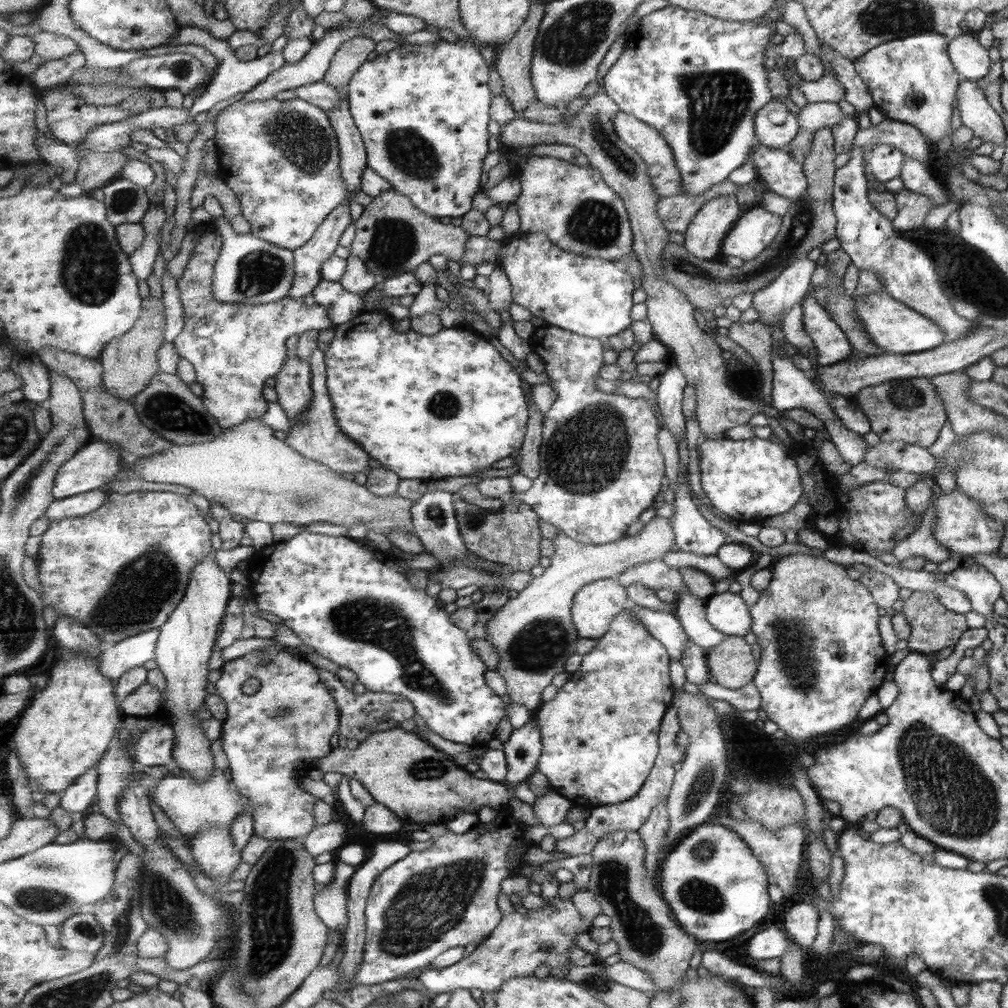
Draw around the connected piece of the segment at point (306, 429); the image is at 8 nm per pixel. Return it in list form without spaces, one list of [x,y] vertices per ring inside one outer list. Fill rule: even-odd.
[[[317,350],[317,352],[311,355],[309,360],[312,366],[312,389],[313,398],[311,399],[308,409],[298,418],[298,421],[293,422],[293,426],[290,431],[287,432],[285,441],[291,447],[294,448],[299,454],[316,460],[325,466],[331,468],[338,473],[350,472],[353,475],[359,474],[359,472],[370,472],[371,468],[371,455],[363,450],[360,444],[357,444],[350,436],[347,436],[344,432],[341,432],[337,417],[335,416],[335,407],[331,400],[331,395],[327,386],[328,383],[328,368],[326,363],[326,354]]]

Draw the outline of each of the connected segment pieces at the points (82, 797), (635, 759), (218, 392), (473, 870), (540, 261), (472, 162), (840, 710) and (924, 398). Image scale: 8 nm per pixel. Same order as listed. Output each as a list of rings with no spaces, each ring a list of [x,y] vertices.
[[[91,767],[81,776],[77,782],[71,784],[71,788],[64,791],[62,806],[72,813],[85,812],[91,808],[91,804],[97,801],[100,774],[98,767]]]
[[[627,608],[612,622],[611,631],[607,632],[600,640],[596,640],[596,647],[585,655],[581,670],[572,673],[571,680],[559,689],[557,698],[551,702],[544,703],[537,718],[540,722],[540,729],[543,735],[544,753],[539,763],[539,772],[542,772],[549,779],[551,789],[561,796],[567,797],[575,807],[594,808],[607,805],[625,803],[635,798],[638,792],[643,789],[651,774],[655,757],[658,754],[658,732],[659,723],[666,710],[671,706],[676,690],[673,688],[669,678],[670,657],[663,646],[655,639],[651,639],[649,631],[638,621],[632,618],[630,608]]]
[[[211,220],[204,234],[197,230],[198,240],[193,258],[189,261],[185,274],[178,280],[185,310],[185,326],[174,341],[175,350],[181,357],[188,360],[197,376],[197,382],[203,386],[201,395],[206,407],[217,417],[224,429],[239,426],[252,418],[261,418],[269,408],[269,403],[263,398],[263,388],[267,378],[275,378],[284,367],[287,356],[287,340],[295,334],[302,335],[308,330],[327,330],[334,326],[330,312],[321,304],[307,306],[304,300],[285,297],[281,300],[261,304],[261,306],[235,306],[216,299],[214,293],[214,278],[216,264],[222,255],[224,238]]]
[[[502,808],[498,813],[495,820],[480,823],[465,834],[455,834],[447,829],[428,849],[411,851],[409,856],[377,878],[365,909],[367,938],[363,962],[353,980],[355,987],[389,983],[426,971],[446,950],[465,947],[473,942],[478,947],[490,937],[504,915],[498,898],[502,893],[501,882],[510,876],[508,858],[511,854],[519,855],[523,861],[523,854],[531,847],[525,838],[525,832],[531,826],[513,816],[510,808]]]
[[[544,232],[519,233],[504,240],[500,252],[500,266],[508,274],[513,290],[513,299],[517,305],[526,308],[532,315],[541,318],[546,324],[596,339],[605,339],[623,332],[632,326],[636,319],[632,308],[635,277],[625,269],[619,268],[616,261],[602,258],[584,257],[566,251],[556,245]]]
[[[458,39],[457,42],[439,40],[435,44],[425,44],[425,46],[403,43],[398,45],[393,52],[378,55],[376,59],[363,64],[355,76],[353,76],[347,88],[350,110],[366,144],[368,166],[391,183],[394,186],[394,190],[410,198],[413,204],[425,214],[436,218],[441,216],[448,216],[450,218],[465,216],[473,208],[475,196],[482,192],[481,172],[483,172],[483,163],[485,163],[485,158],[491,152],[489,150],[490,135],[489,130],[487,130],[492,118],[490,112],[492,101],[494,100],[493,92],[490,88],[490,73],[492,72],[490,68],[491,66],[487,66],[487,62],[485,62],[485,58],[483,58],[478,45],[471,44],[467,40]]]
[[[797,553],[773,560],[769,568],[773,579],[750,608],[751,632],[761,649],[758,671],[751,683],[759,693],[760,709],[766,718],[777,724],[788,741],[806,750],[810,747],[807,742],[819,736],[851,728],[863,700],[879,688],[891,665],[877,634],[874,599],[866,585],[845,576],[843,566]]]
[[[928,378],[886,380],[860,388],[851,399],[865,415],[870,431],[883,442],[903,441],[928,448],[945,422],[944,406]]]

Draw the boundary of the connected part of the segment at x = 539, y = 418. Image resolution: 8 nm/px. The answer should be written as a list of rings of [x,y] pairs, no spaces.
[[[531,399],[528,431],[523,446],[520,448],[520,471],[531,480],[537,480],[541,474],[540,448],[543,442],[544,418],[538,406]]]

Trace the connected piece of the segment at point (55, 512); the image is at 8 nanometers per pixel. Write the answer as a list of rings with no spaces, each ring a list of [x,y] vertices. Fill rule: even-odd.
[[[102,489],[90,490],[84,494],[77,494],[65,499],[56,499],[47,510],[46,517],[50,525],[63,518],[83,517],[95,512],[103,507],[109,497],[103,493]]]

